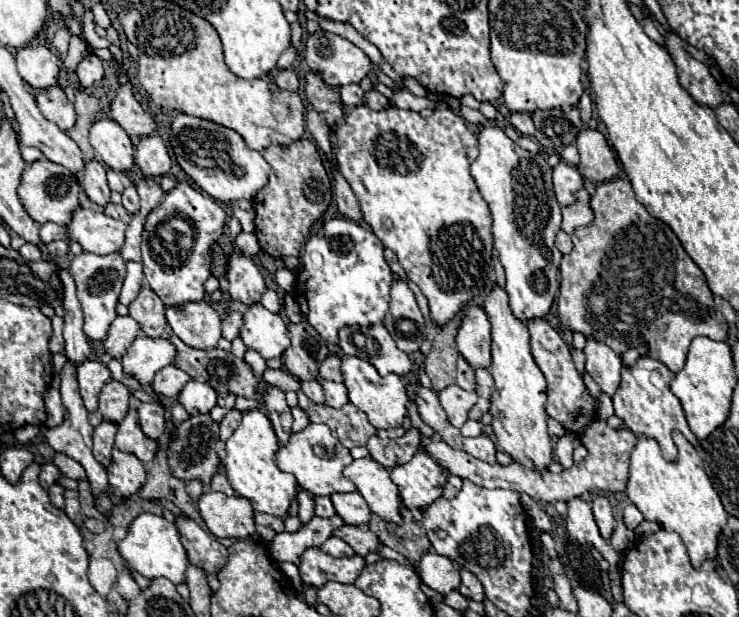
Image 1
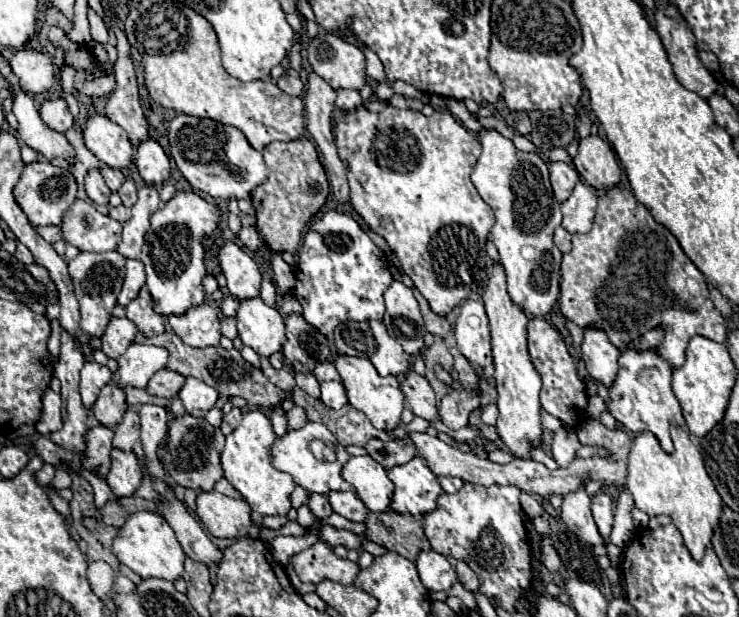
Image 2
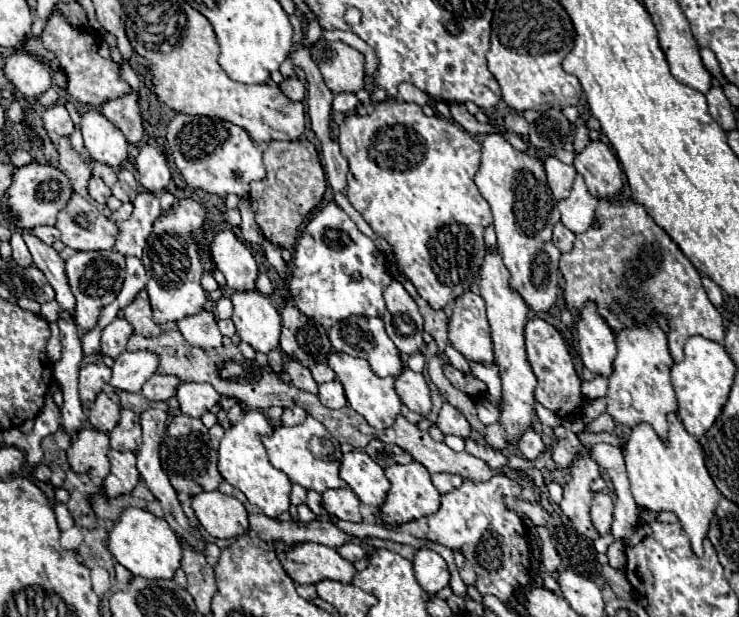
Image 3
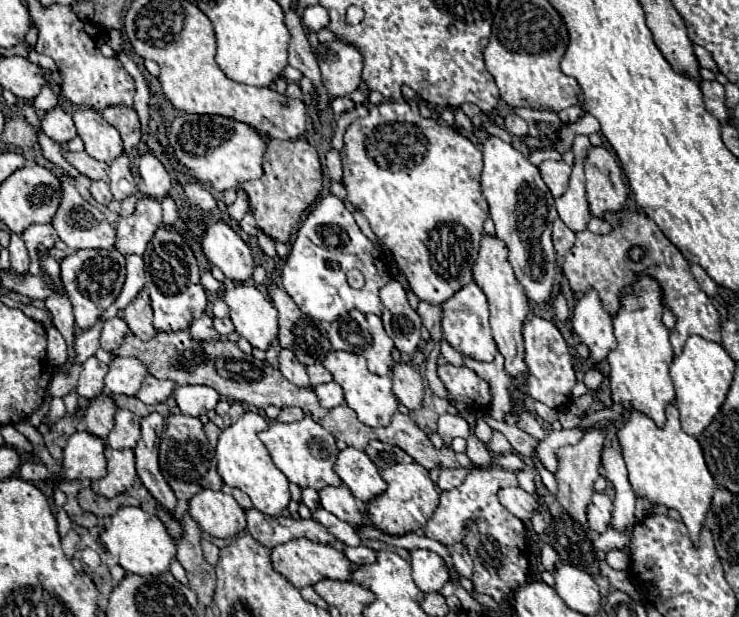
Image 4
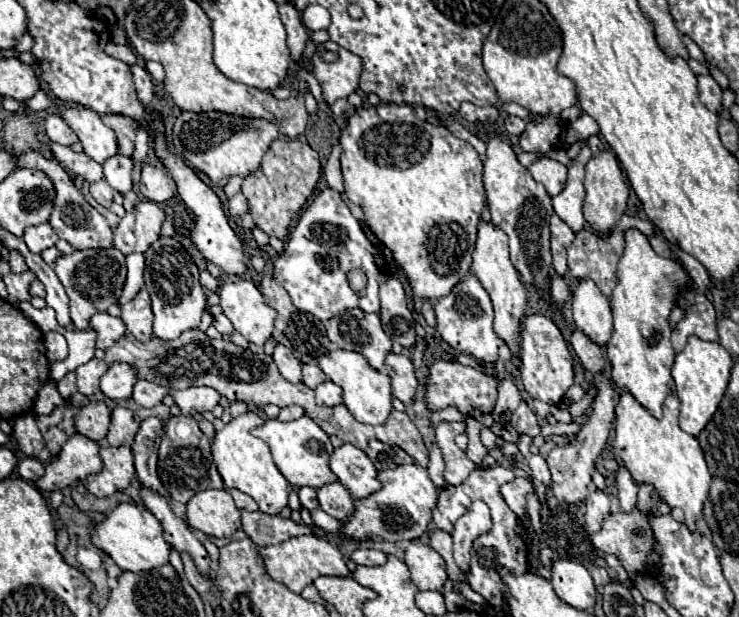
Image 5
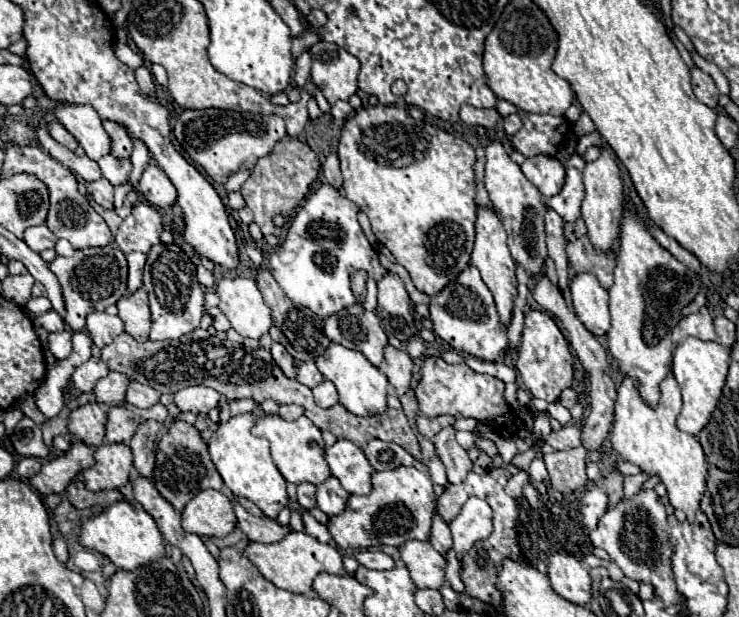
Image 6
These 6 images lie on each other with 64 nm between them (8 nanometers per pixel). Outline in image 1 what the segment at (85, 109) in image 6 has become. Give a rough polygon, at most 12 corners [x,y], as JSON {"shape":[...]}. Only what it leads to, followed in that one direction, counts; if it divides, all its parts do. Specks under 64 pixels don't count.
{"shape":[[108,116],[88,136],[96,156],[112,170],[130,170],[134,146]]}

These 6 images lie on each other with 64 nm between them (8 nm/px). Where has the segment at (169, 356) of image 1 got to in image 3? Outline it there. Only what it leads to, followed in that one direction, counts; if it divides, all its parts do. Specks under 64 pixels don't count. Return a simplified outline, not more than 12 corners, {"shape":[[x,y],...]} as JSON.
{"shape":[[124,352],[114,360],[110,386],[140,392],[156,372],[152,352]]}

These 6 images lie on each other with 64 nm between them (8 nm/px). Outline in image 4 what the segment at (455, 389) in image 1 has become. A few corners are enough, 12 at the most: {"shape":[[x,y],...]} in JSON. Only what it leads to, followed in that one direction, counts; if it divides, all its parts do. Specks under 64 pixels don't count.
{"shape":[[460,416],[438,418],[440,438],[450,448],[452,438],[468,436],[470,426]]}

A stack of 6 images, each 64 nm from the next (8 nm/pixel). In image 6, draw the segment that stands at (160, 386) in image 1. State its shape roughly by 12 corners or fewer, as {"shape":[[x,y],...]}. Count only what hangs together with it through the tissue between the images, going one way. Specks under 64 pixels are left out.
{"shape":[[130,382],[126,402],[150,408],[160,400],[154,388]]}

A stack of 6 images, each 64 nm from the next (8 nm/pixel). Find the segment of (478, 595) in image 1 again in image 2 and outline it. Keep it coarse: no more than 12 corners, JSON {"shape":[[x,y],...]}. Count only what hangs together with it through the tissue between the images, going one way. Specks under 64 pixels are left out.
{"shape":[[456,560],[458,580],[466,590],[478,590],[478,578],[466,562]]}

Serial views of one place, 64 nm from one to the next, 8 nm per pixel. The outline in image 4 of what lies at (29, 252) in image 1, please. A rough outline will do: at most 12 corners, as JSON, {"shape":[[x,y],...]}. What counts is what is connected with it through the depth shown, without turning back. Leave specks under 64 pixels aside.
{"shape":[[12,234],[8,252],[12,270],[28,272],[30,256],[20,236]]}

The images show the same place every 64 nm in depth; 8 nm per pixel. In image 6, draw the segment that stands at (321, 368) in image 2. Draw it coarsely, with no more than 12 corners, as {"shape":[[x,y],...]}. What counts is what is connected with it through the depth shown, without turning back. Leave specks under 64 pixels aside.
{"shape":[[314,362],[298,366],[296,380],[314,388],[324,378]]}

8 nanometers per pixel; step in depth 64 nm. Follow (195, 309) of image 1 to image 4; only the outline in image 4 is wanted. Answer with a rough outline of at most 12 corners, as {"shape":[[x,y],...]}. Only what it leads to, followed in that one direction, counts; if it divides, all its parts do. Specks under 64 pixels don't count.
{"shape":[[210,316],[192,322],[188,332],[196,340],[218,340]]}

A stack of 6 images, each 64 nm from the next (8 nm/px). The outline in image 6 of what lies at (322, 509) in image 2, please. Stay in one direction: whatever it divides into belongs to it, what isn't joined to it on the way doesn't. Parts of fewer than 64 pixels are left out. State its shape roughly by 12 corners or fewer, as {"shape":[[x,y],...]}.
{"shape":[[298,484],[298,504],[306,510],[316,504],[316,486]]}

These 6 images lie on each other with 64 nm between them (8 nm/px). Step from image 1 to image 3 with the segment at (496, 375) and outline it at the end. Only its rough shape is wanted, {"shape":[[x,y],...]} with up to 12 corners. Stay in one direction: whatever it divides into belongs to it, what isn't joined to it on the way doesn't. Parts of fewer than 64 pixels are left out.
{"shape":[[488,248],[478,274],[502,374],[500,424],[510,444],[534,422],[526,360],[528,304]]}

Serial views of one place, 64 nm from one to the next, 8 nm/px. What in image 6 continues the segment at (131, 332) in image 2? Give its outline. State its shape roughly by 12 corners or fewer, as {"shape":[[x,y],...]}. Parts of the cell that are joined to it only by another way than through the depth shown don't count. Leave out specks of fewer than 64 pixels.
{"shape":[[92,312],[86,318],[92,342],[104,348],[124,330],[118,316]]}

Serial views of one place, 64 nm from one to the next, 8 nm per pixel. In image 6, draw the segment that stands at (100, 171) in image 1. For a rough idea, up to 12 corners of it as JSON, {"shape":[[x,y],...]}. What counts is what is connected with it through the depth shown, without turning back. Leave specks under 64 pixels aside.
{"shape":[[100,178],[88,184],[90,196],[104,208],[114,208],[114,186]]}

